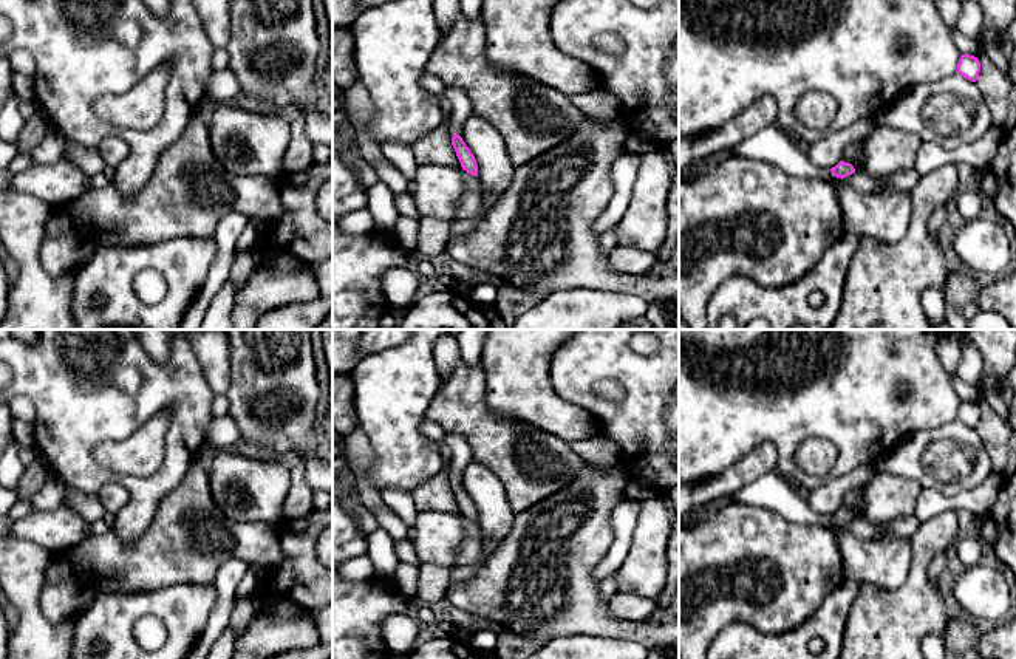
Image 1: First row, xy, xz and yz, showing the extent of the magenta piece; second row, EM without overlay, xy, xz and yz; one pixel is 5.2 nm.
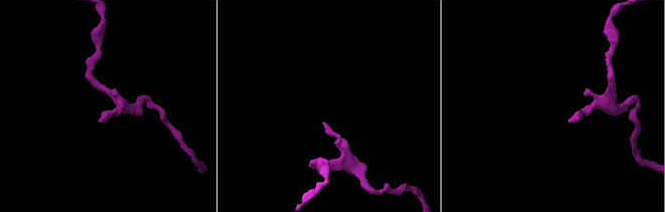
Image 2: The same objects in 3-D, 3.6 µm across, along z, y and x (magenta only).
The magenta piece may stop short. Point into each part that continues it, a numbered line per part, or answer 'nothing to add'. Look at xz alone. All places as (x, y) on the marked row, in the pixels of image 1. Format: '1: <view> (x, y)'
1: xz (460, 104)

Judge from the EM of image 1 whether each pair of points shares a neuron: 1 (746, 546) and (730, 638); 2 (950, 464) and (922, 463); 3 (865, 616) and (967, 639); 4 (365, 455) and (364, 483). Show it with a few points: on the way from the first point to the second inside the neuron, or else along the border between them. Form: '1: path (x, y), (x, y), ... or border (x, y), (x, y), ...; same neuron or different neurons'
1: border (767, 631), (730, 622), (712, 642); different neurons
2: path (944, 463), (928, 463); same neuron
3: border (948, 621), (942, 635); different neurons
4: path (362, 461), (362, 477); same neuron

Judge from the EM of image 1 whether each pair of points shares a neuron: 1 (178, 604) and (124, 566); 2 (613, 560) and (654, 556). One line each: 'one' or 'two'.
1: two
2: two

